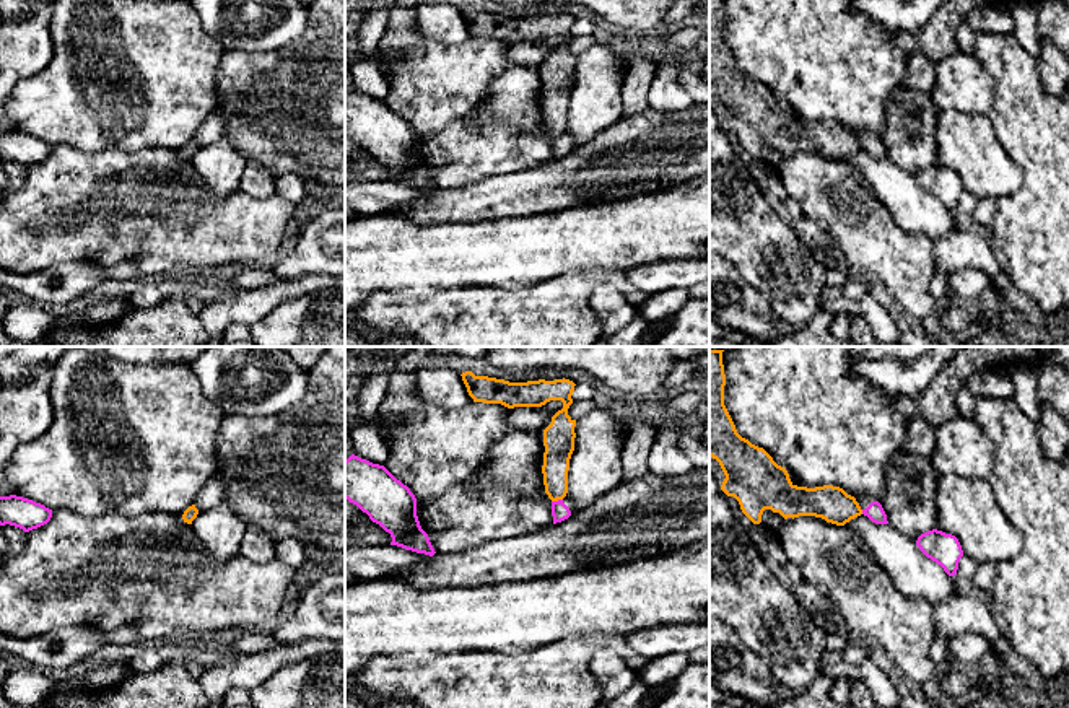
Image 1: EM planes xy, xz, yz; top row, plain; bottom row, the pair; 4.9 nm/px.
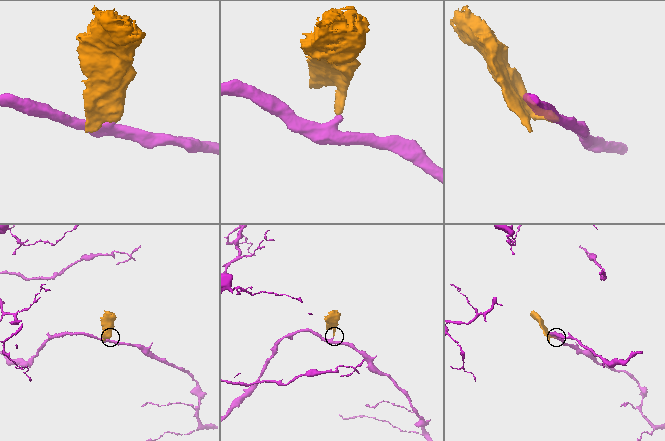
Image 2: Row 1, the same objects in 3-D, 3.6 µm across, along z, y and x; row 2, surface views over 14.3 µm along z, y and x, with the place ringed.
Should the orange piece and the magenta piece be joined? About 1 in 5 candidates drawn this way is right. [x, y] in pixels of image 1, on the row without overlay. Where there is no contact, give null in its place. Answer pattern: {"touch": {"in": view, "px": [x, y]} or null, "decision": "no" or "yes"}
{"touch": {"in": "xz", "px": [557, 135]}, "decision": "no"}

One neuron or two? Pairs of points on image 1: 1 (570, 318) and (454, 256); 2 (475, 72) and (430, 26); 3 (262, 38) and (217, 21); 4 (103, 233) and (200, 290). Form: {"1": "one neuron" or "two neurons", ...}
{"1": "two neurons", "2": "two neurons", "3": "one neuron", "4": "two neurons"}

